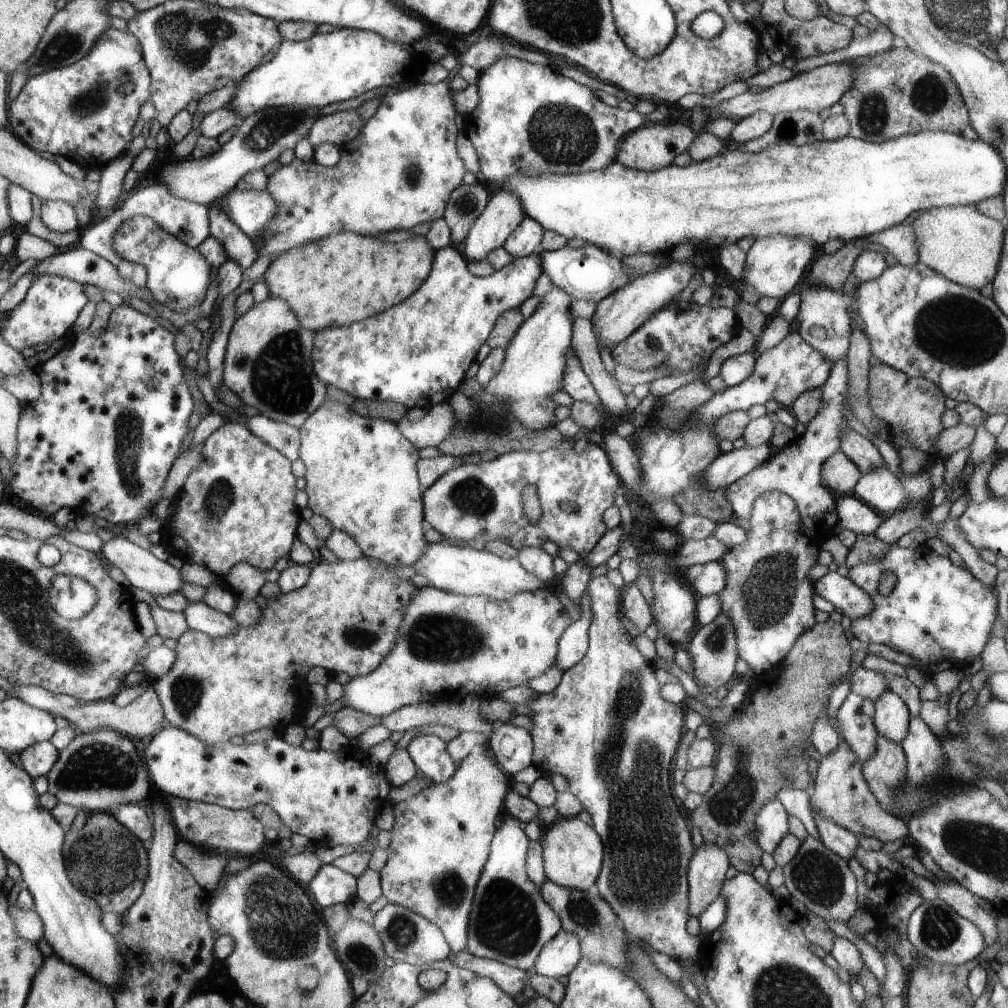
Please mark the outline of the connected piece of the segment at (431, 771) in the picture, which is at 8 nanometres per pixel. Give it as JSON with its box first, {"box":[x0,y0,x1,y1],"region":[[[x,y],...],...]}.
{"box":[403,736,457,785],"region":[[[436,736],[409,737],[403,743],[404,749],[417,767],[434,785],[441,785],[448,782],[455,776],[457,768],[454,760],[450,757],[447,744]]]}

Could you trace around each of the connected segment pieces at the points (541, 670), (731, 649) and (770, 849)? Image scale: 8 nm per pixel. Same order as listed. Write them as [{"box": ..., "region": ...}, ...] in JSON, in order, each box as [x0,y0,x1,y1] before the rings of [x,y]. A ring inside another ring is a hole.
[{"box":[342,587,571,718],"region":[[[423,587],[421,588],[421,593],[412,599],[409,608],[406,609],[405,621],[402,622],[401,636],[398,637],[397,648],[381,663],[381,666],[378,666],[377,670],[374,670],[374,673],[368,674],[368,676],[350,678],[350,681],[342,686],[344,689],[342,696],[344,701],[343,706],[360,710],[360,712],[366,712],[366,714],[378,718],[387,716],[410,704],[422,704],[424,702],[456,703],[465,700],[466,696],[472,696],[472,694],[478,696],[478,699],[482,702],[484,700],[494,700],[498,697],[500,692],[504,692],[504,690],[515,686],[526,685],[526,682],[529,682],[530,678],[545,674],[546,670],[552,668],[557,658],[558,640],[560,636],[562,636],[562,632],[564,632],[570,624],[571,620],[570,616],[568,616],[568,612],[562,602],[558,600],[556,592],[551,588],[538,590],[538,592],[518,594],[517,597],[508,598],[508,600],[494,600],[486,596],[465,596],[437,590],[433,587]]]},{"box":[686,612,738,687],"region":[[[722,612],[710,624],[702,626],[686,650],[694,662],[694,678],[704,686],[726,687],[726,682],[734,676],[734,666],[738,660],[737,626],[733,616]]]},{"box":[756,798,789,854],"region":[[[772,798],[762,806],[756,817],[757,843],[762,851],[774,854],[778,844],[789,834],[789,815],[778,798]]]}]

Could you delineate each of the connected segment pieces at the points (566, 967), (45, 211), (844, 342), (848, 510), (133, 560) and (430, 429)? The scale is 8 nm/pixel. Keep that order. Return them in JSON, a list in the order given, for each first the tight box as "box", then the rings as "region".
[{"box":[532,928,580,979],"region":[[[563,928],[561,933],[541,951],[537,965],[532,971],[556,979],[558,976],[570,975],[580,964],[580,944],[576,934]]]},{"box":[40,200,80,233],"region":[[[44,200],[40,218],[50,231],[65,233],[80,229],[74,207],[62,200]]]},{"box":[798,288,852,364],"region":[[[808,288],[806,292],[798,292],[801,297],[798,312],[798,334],[809,345],[824,354],[832,364],[842,362],[850,350],[850,334],[852,320],[849,313],[849,301],[842,292],[822,288]]]},{"box":[835,494,882,536],"region":[[[854,494],[837,496],[835,506],[838,526],[841,529],[850,530],[856,535],[869,536],[874,535],[880,528],[882,516],[857,499]]]},{"box":[101,531,184,598],"region":[[[116,531],[116,537],[104,542],[101,551],[111,567],[119,568],[126,575],[131,586],[145,590],[153,598],[164,597],[182,590],[184,580],[182,580],[180,570],[171,566],[167,561],[158,560],[148,549],[132,544],[124,537],[123,533]]]},{"box":[397,403,457,448],"region":[[[448,403],[438,404],[430,409],[421,420],[412,420],[408,413],[404,414],[397,425],[402,436],[416,448],[436,447],[450,435],[456,426],[457,417]]]}]

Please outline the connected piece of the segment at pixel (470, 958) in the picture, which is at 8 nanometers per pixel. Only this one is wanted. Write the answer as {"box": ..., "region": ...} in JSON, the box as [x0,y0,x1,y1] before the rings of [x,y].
{"box":[449,950,528,997],"region":[[[468,950],[459,954],[452,954],[449,960],[463,970],[472,971],[473,974],[492,979],[505,994],[512,997],[522,993],[522,990],[528,985],[526,971],[501,964],[496,960],[478,958],[478,956],[470,954]]]}

